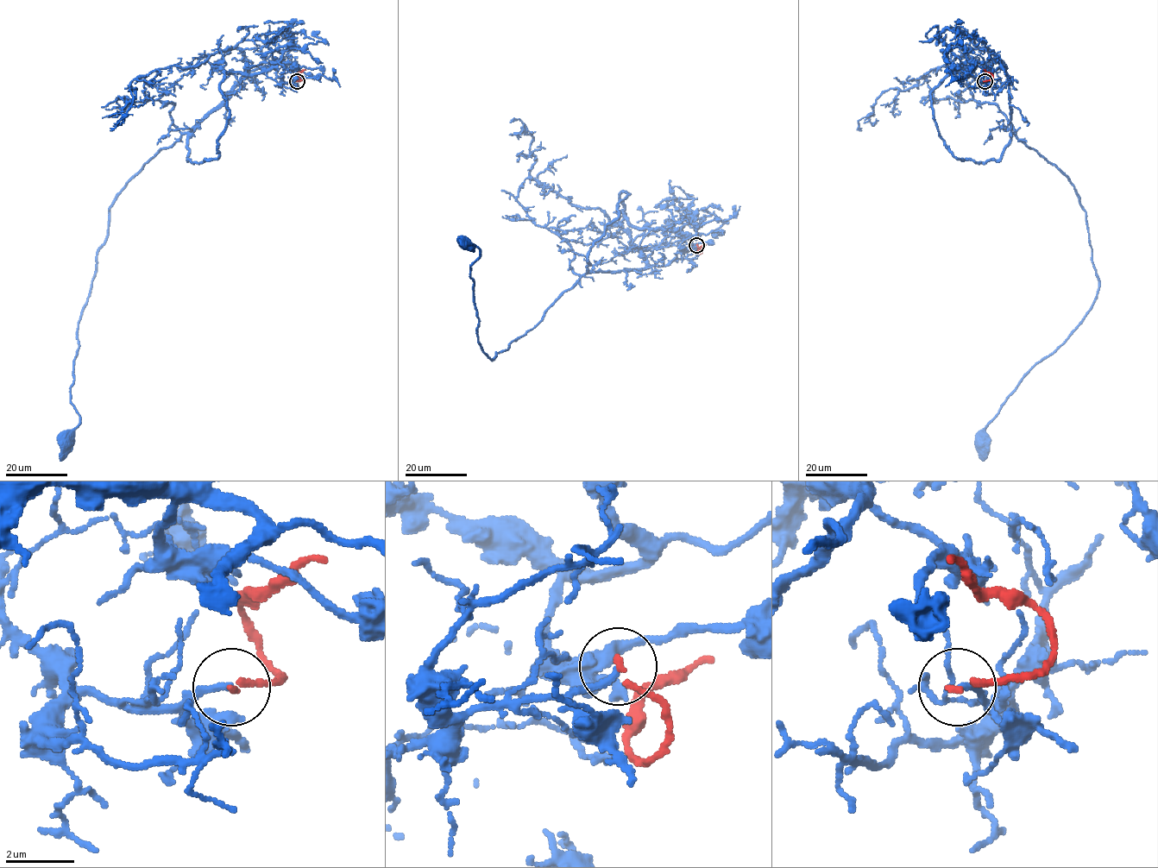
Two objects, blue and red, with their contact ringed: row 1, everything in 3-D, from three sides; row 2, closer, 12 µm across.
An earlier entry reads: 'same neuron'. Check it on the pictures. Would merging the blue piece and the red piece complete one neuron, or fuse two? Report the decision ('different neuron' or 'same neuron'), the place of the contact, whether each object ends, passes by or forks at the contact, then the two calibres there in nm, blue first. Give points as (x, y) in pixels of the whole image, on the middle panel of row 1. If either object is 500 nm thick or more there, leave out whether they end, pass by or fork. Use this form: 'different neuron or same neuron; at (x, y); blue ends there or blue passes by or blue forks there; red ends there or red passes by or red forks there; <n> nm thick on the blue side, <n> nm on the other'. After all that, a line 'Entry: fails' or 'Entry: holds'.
different neuron; at (696, 245); blue ends there; red ends there; 180 nm thick on the blue side, 180 nm on the other
Entry: fails

